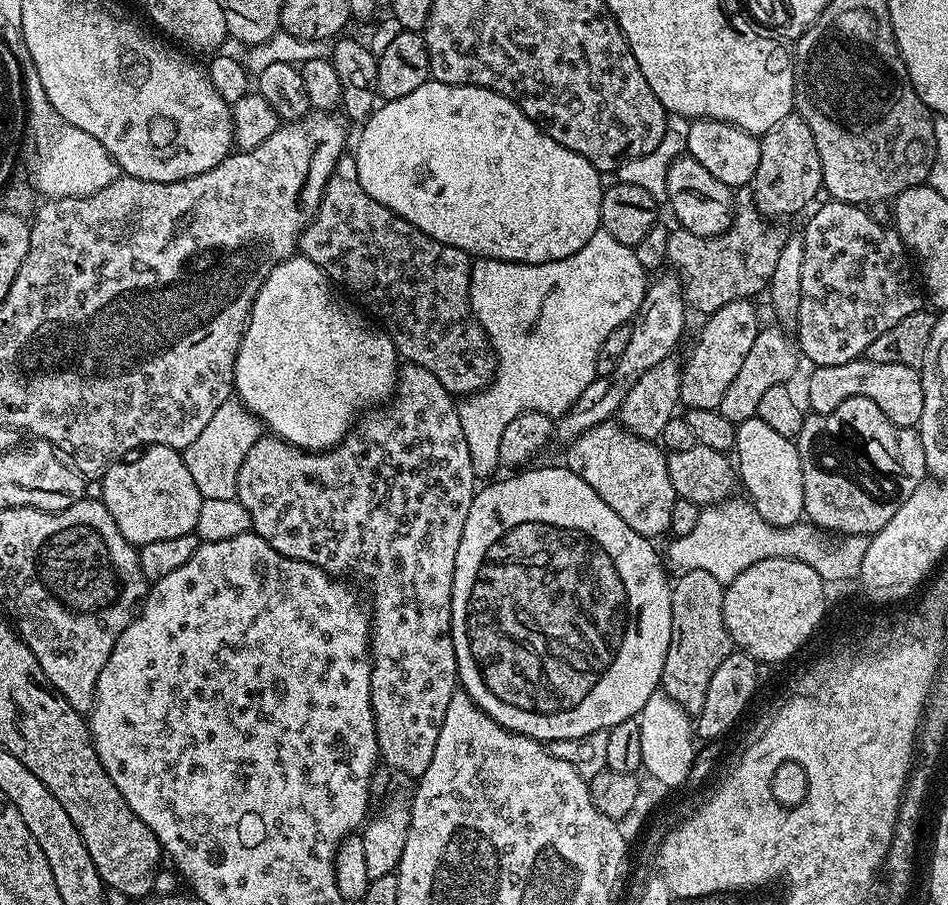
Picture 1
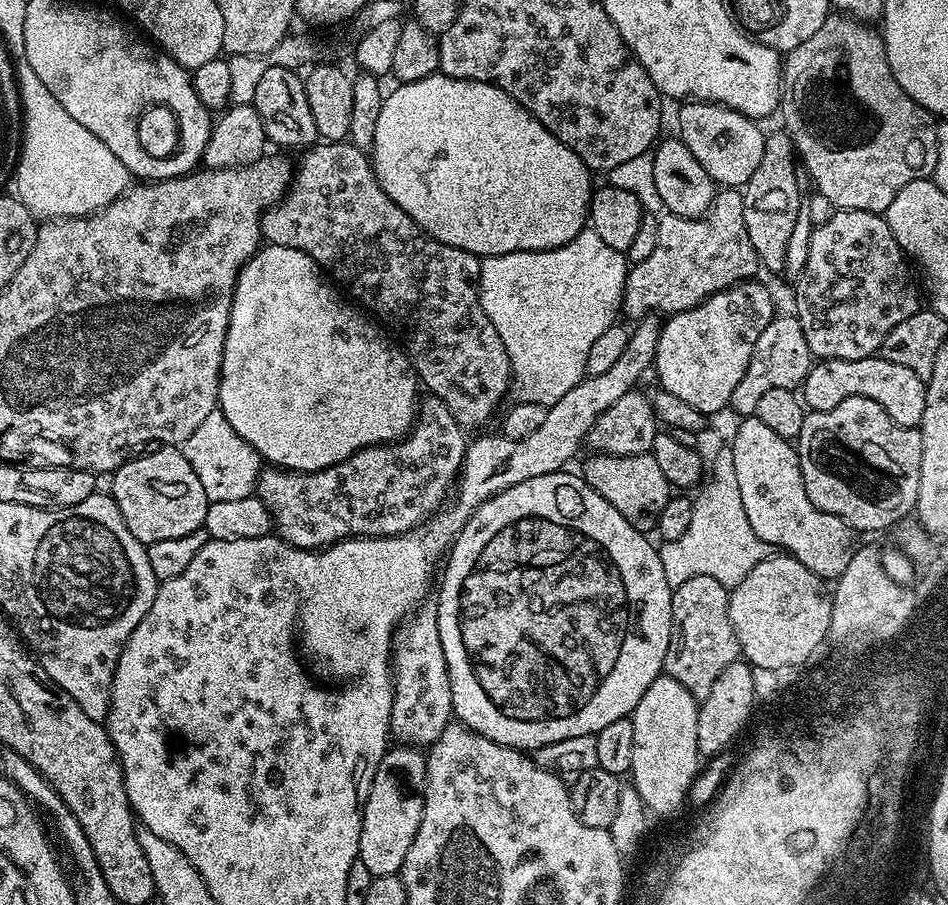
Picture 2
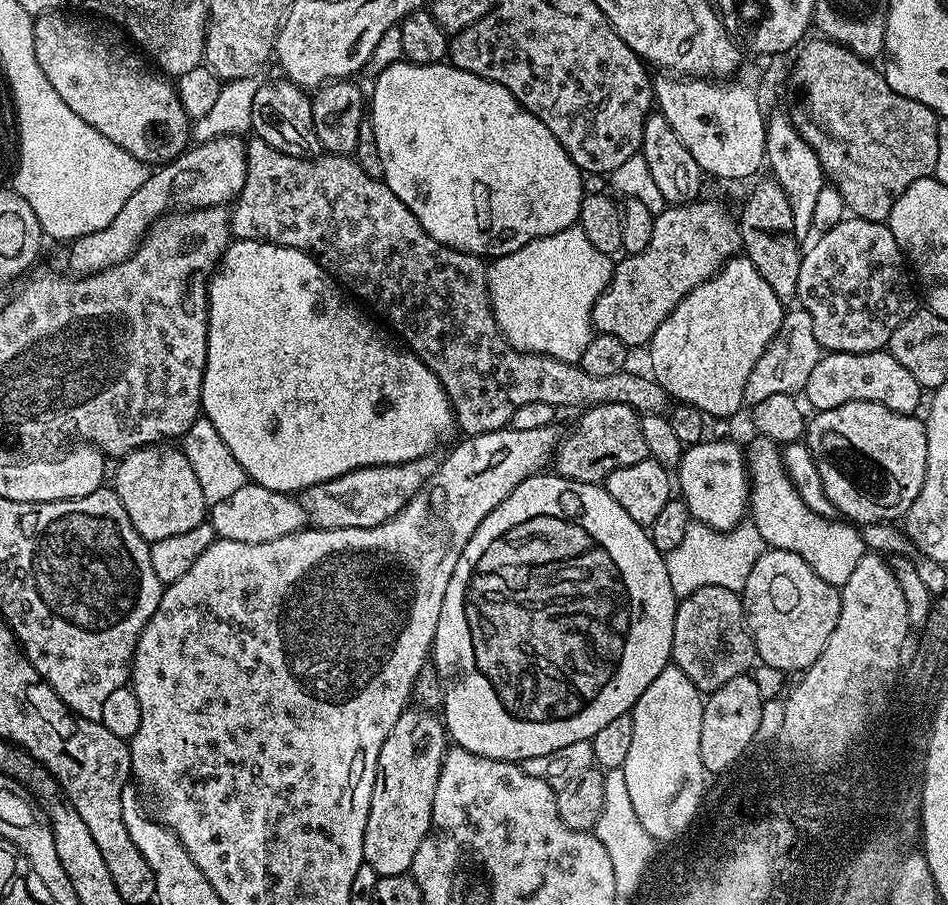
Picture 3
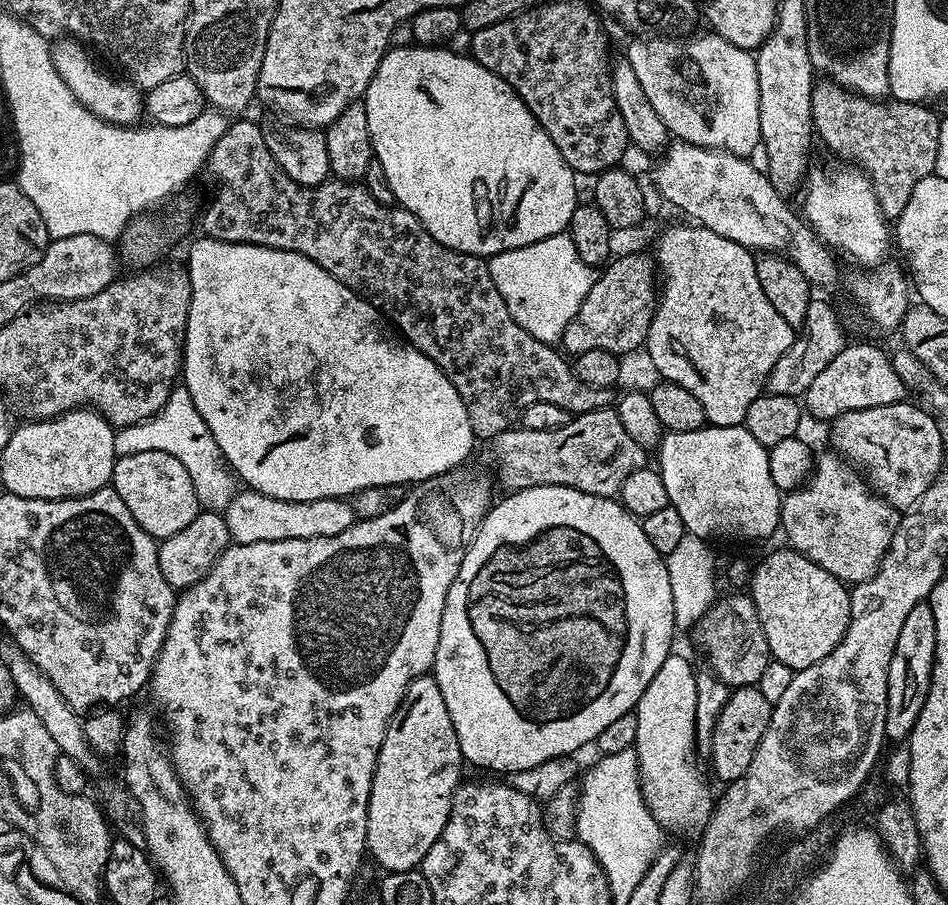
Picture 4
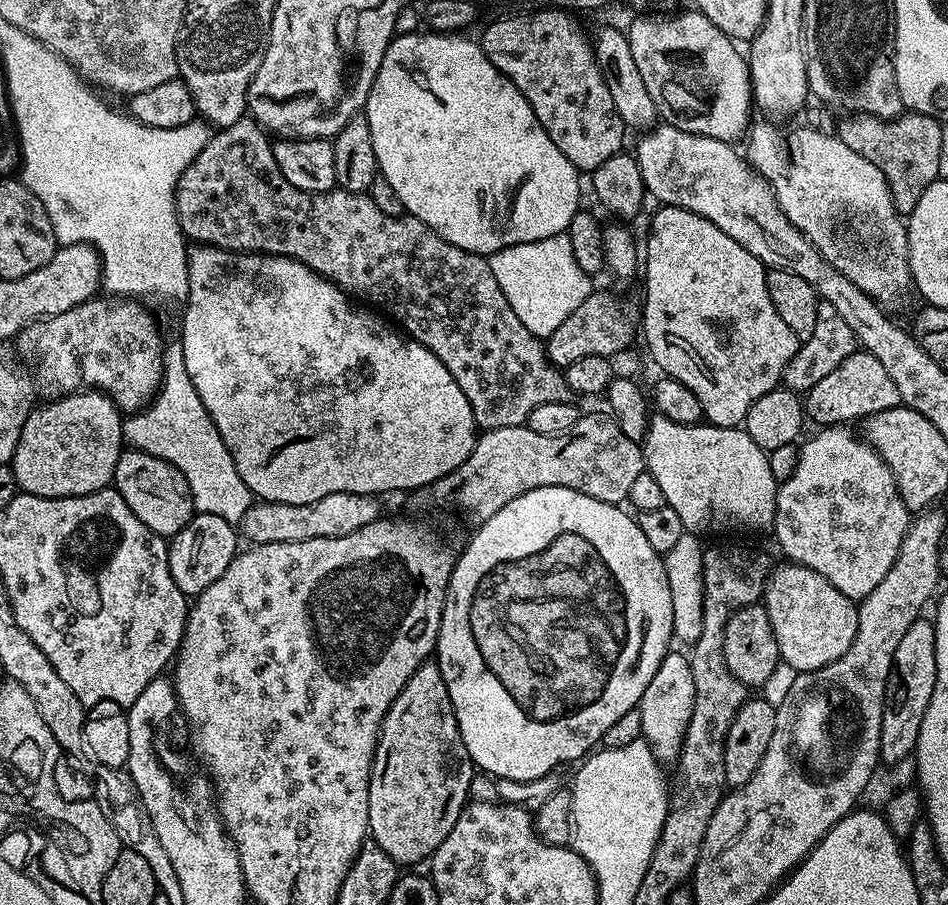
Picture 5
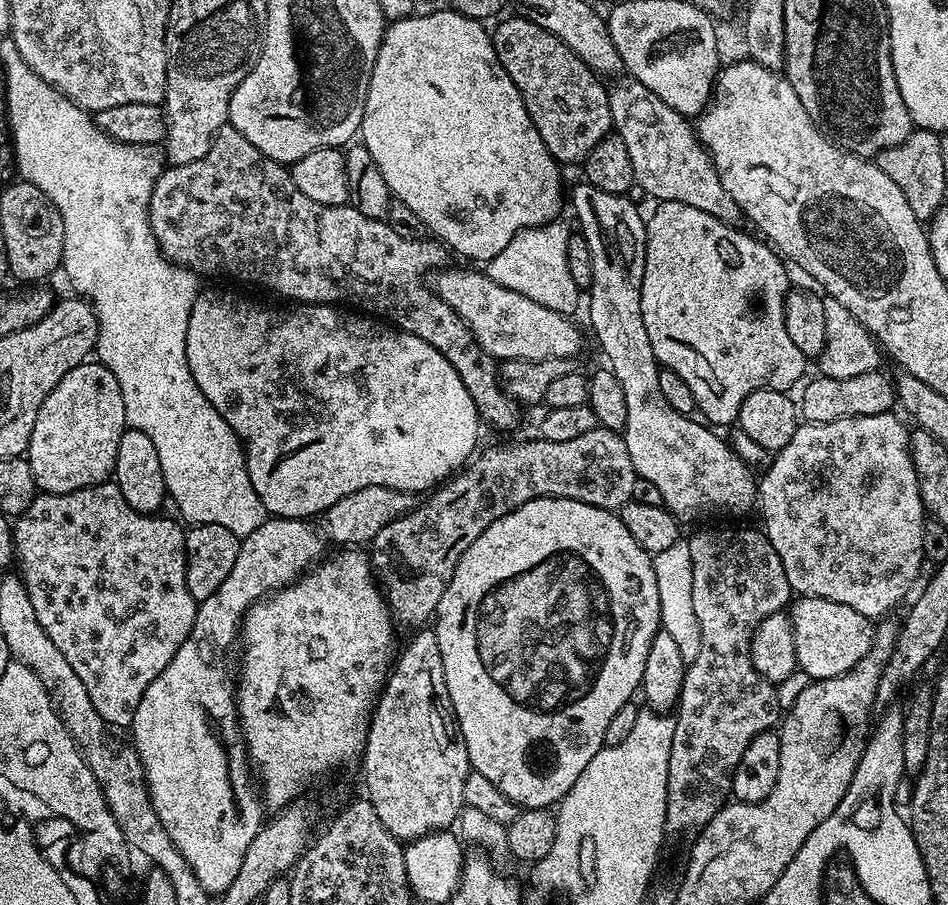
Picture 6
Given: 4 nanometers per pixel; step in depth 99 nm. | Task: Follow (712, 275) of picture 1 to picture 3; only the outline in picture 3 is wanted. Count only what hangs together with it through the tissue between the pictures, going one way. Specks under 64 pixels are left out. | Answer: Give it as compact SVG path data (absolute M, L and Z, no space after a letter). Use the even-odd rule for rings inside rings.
M707 198L690 204L674 204L655 215L653 233L650 242L641 253L625 255L624 260L617 259L612 269L612 277L602 294L595 302L592 311L593 327L599 334L610 334L623 344L635 346L647 345L658 326L672 313L674 306L690 290L702 286L715 272L732 257L741 255L740 226L735 215L732 216L720 204L711 204Z

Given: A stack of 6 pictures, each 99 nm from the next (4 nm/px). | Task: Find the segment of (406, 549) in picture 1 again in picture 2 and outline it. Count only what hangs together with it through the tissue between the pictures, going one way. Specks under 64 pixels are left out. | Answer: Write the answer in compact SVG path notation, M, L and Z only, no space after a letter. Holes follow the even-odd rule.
M429 395L427 399L419 401L418 419L402 440L364 448L350 458L317 472L290 472L287 468L265 467L256 481L254 492L272 515L275 535L295 548L319 550L339 540L402 536L435 516L449 499L460 475L460 467L464 465L466 432L454 414L446 410L446 402L434 395ZM425 603L397 631L392 650L392 679L391 735L395 739L397 736L404 746L431 746L454 716L450 674L442 654L435 603Z

